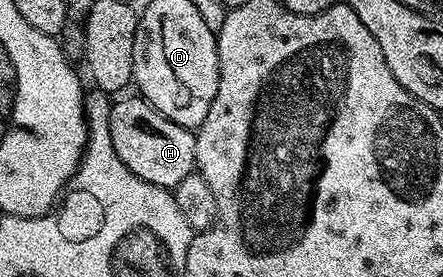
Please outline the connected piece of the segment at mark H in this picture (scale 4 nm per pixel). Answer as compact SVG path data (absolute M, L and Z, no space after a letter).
M141 96L134 97L112 101L109 136L113 136L113 148L133 176L141 176L141 180L149 184L174 188L185 176L196 173L195 134L188 127L173 124L173 120L161 116L161 112Z

